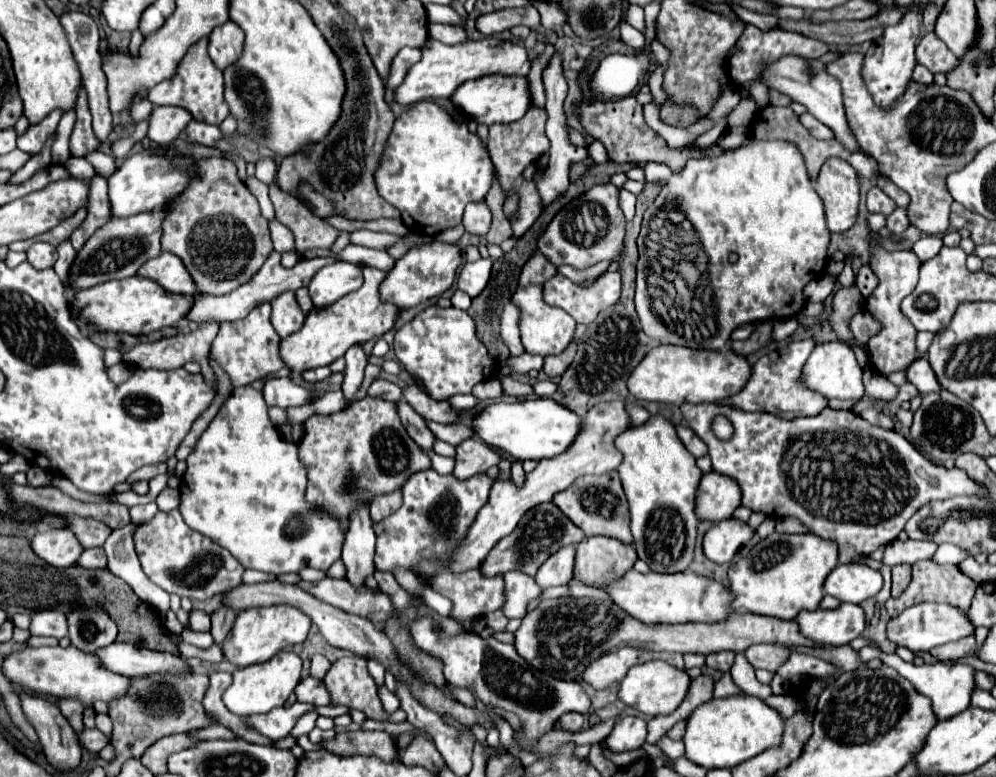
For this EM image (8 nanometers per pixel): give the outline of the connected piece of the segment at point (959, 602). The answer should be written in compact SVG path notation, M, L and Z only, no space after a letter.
M920 560L920 562L916 562L912 566L912 582L910 582L910 586L904 590L904 594L900 598L890 598L886 602L886 610L888 610L888 614L892 618L898 616L900 612L904 612L906 608L922 604L922 602L948 602L952 606L960 606L960 608L966 610L970 606L970 602L972 602L976 586L978 584L970 576L966 576L958 566L936 564L932 560Z

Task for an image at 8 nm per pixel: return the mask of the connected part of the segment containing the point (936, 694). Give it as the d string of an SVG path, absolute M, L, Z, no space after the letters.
M869 646L862 648L858 653L864 664L873 658L879 658L886 666L894 668L898 674L908 678L920 694L924 694L924 696L928 696L932 700L932 708L934 708L934 714L938 716L938 720L952 718L952 716L960 714L962 710L966 710L970 706L970 698L972 698L972 692L976 688L976 682L974 682L974 672L976 670L970 664L936 662L936 664L914 666L912 662L904 662L896 654L884 654L881 650Z

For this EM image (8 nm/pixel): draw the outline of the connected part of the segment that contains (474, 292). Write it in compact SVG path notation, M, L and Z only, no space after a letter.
M480 258L478 262L464 264L458 276L458 288L464 290L470 298L476 298L488 284L490 270L492 270L492 260L484 260L484 258Z

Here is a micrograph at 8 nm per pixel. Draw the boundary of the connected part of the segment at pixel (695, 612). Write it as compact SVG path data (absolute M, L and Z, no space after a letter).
M628 570L622 578L612 580L606 586L600 586L612 602L616 602L622 610L640 618L642 622L720 622L724 614L728 614L732 594L728 590L704 576L698 576L690 570L684 574L640 574L636 570Z

